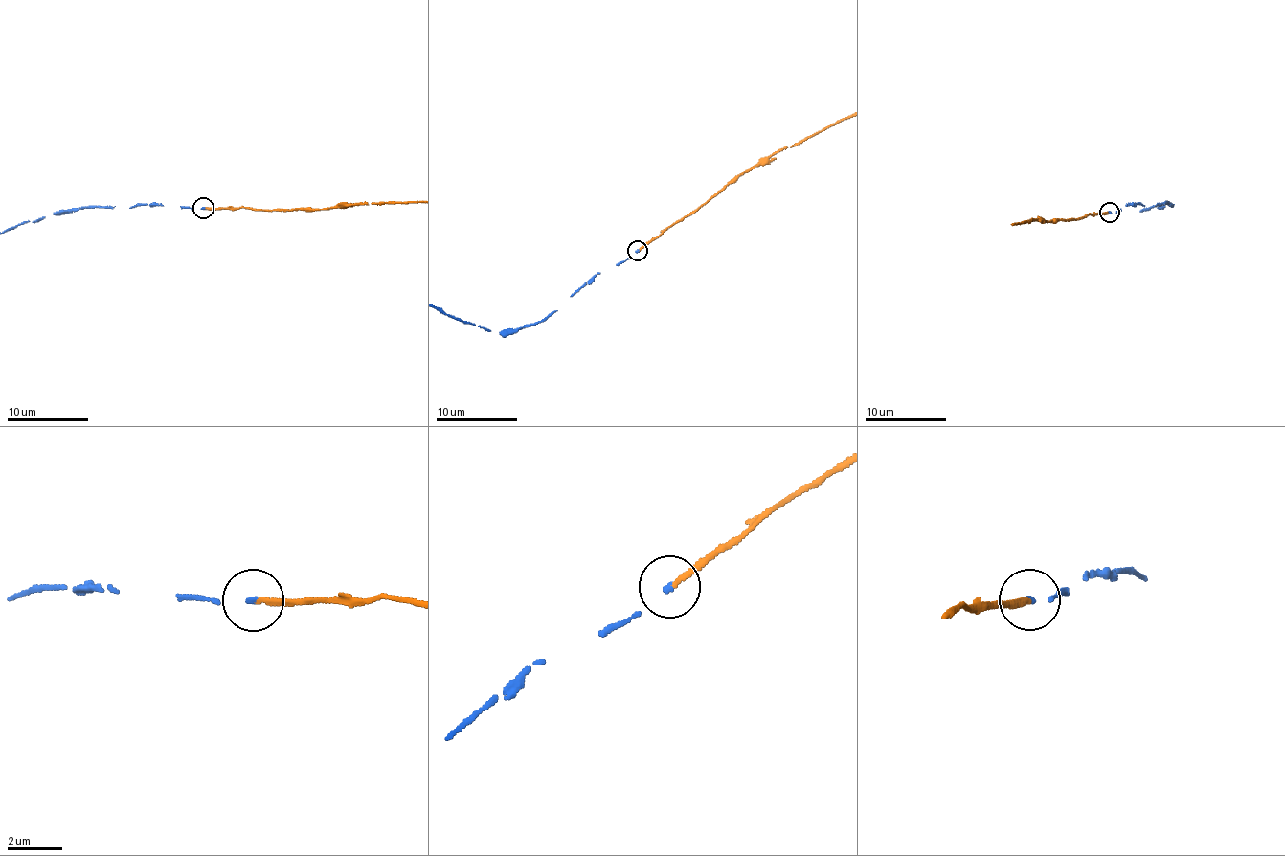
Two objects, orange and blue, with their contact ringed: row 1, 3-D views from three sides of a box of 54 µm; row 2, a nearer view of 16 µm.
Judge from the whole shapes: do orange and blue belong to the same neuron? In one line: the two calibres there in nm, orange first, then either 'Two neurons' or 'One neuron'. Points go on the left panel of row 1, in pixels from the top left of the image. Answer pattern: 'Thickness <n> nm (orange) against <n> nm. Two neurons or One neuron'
Thickness 160 nm (orange) against 120 nm. One neuron

